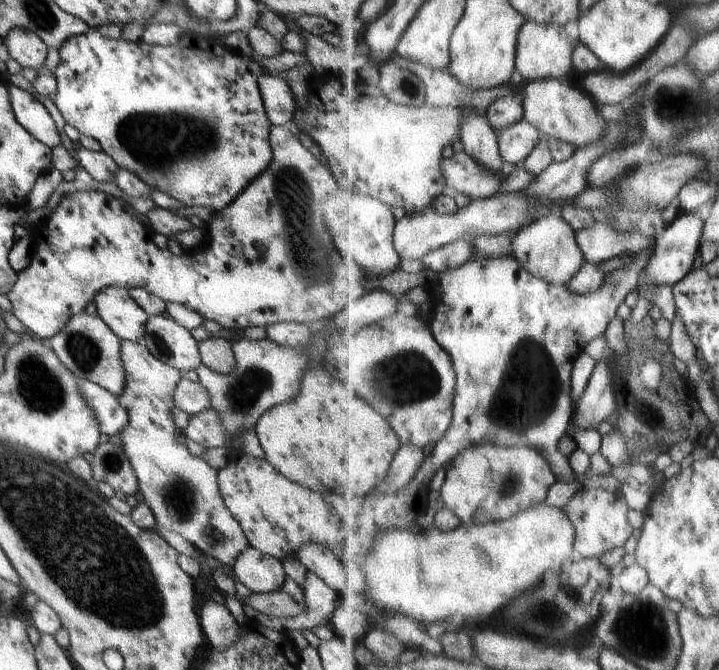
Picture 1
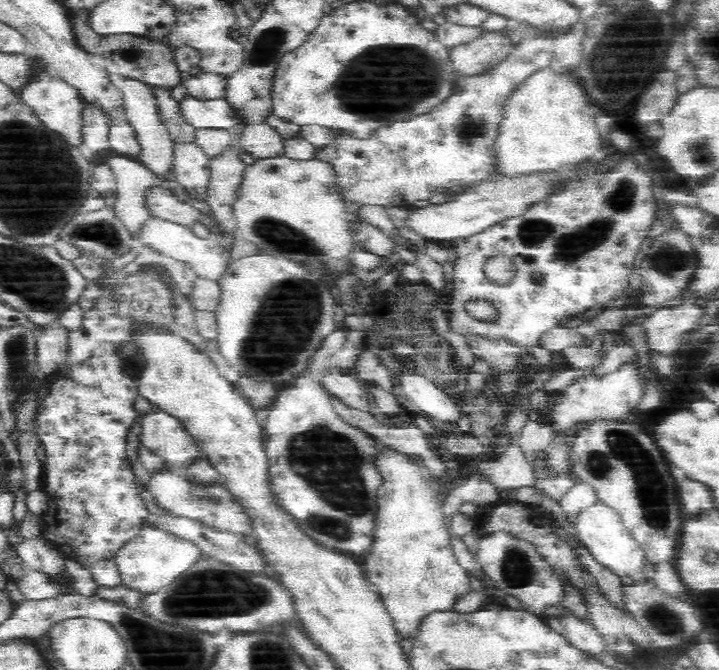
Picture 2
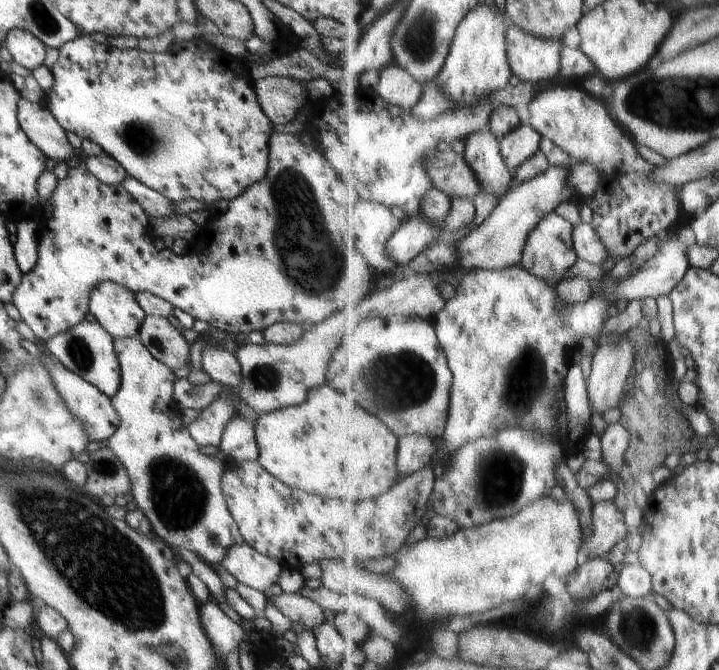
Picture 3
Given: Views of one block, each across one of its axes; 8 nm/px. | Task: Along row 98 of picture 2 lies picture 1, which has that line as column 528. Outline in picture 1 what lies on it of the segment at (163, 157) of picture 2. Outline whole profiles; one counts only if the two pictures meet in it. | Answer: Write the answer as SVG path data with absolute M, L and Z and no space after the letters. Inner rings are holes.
M526 119L505 128L499 136L501 155L509 168L521 167L543 141L544 134Z

